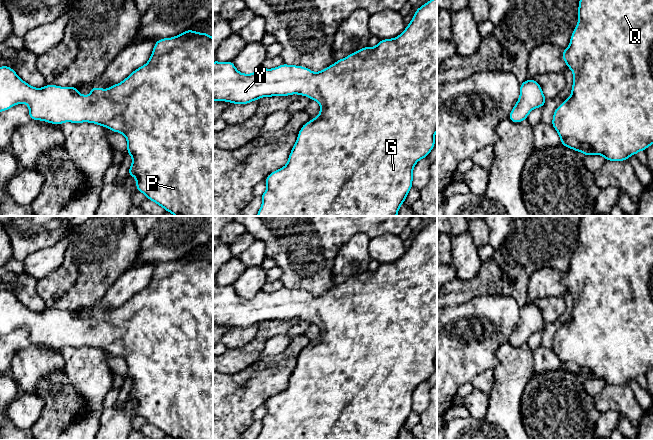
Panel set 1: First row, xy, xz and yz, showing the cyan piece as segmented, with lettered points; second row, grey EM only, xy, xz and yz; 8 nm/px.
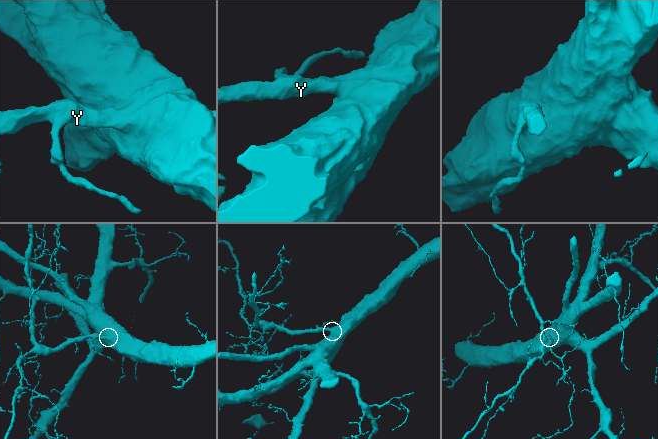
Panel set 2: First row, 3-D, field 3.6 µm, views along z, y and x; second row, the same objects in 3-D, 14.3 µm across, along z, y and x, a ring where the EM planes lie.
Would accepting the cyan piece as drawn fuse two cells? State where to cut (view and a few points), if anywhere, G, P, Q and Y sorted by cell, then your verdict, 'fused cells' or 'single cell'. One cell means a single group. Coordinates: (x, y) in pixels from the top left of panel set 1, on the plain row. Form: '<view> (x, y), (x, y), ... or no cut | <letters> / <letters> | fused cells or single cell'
no cut | G P Q Y | single cell

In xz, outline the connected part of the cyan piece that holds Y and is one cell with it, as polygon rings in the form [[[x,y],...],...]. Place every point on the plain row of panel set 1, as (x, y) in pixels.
[[[437,221],[432,222],[431,224],[426,226],[424,229],[419,231],[417,234],[415,234],[415,238],[411,246],[407,249],[405,254],[399,260],[392,262],[392,263],[380,264],[379,267],[375,271],[366,270],[364,272],[361,272],[360,274],[349,278],[347,281],[337,284],[334,288],[330,289],[329,291],[317,297],[314,297],[312,294],[306,291],[303,291],[303,290],[288,289],[284,287],[272,293],[266,293],[260,290],[255,296],[251,298],[244,298],[244,297],[240,297],[236,293],[232,285],[219,286],[216,284],[213,286],[213,325],[225,325],[225,326],[230,326],[232,328],[245,329],[245,328],[248,328],[249,326],[259,324],[262,321],[290,320],[292,318],[299,318],[300,320],[307,320],[311,324],[317,325],[321,329],[320,337],[316,342],[311,343],[309,346],[305,347],[301,351],[298,357],[298,360],[297,360],[296,367],[294,368],[290,376],[287,388],[284,391],[270,397],[265,403],[267,413],[261,419],[262,429],[256,440],[397,440],[400,430],[404,428],[404,425],[408,419],[408,416],[413,411],[412,409],[413,393],[416,387],[419,384],[426,382],[427,379],[435,371],[435,357],[437,356]]]

